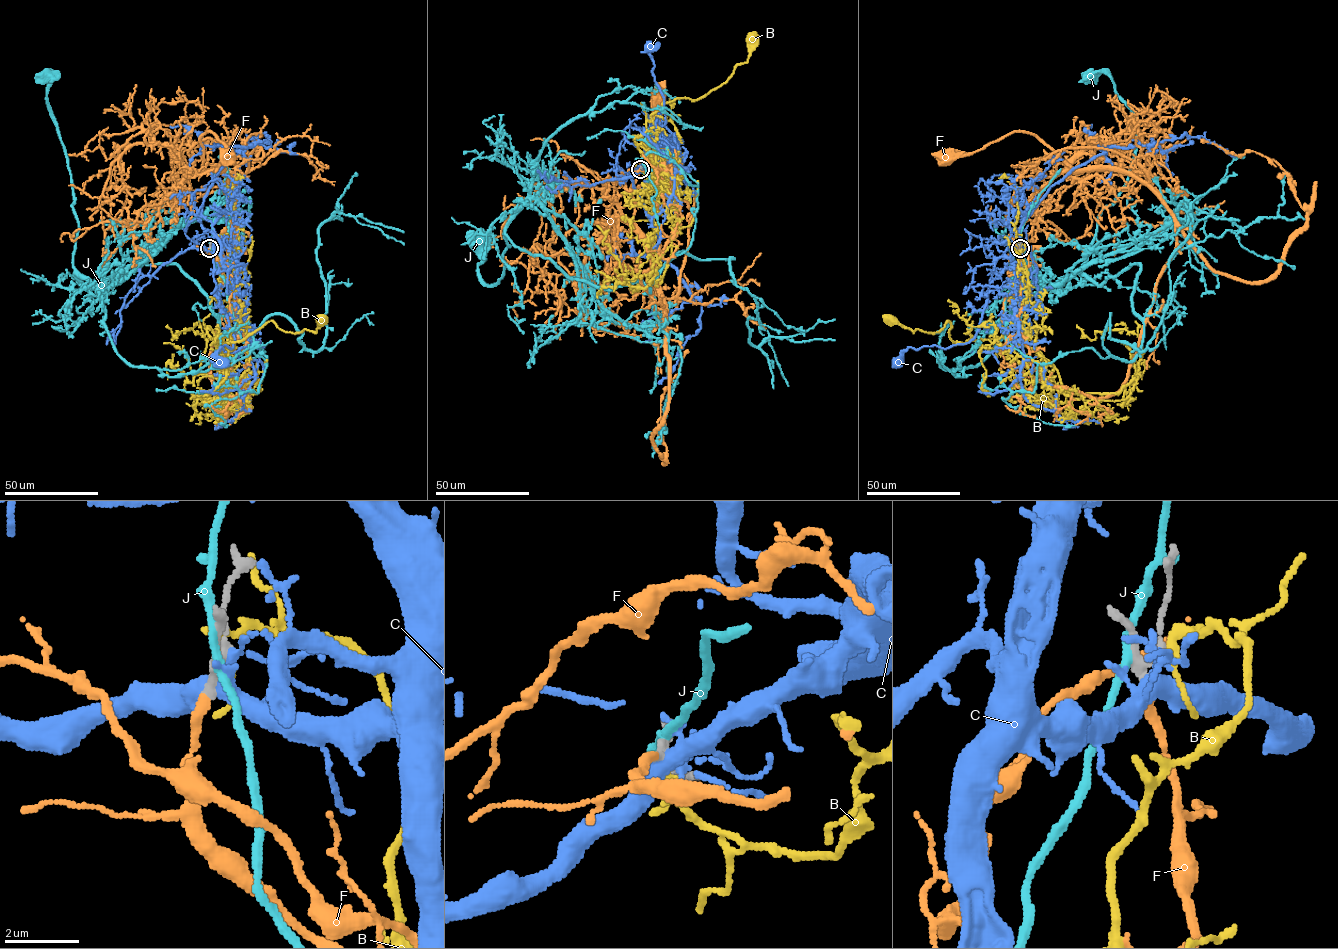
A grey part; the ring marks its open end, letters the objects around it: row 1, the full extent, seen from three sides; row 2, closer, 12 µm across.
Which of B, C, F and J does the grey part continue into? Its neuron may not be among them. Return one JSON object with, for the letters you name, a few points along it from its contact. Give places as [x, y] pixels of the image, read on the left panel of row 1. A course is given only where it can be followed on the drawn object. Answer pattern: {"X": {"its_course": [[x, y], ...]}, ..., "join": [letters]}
{"join": ["F"]}

